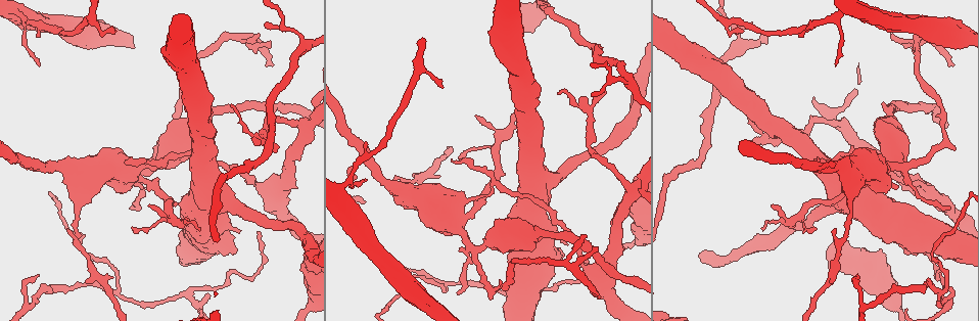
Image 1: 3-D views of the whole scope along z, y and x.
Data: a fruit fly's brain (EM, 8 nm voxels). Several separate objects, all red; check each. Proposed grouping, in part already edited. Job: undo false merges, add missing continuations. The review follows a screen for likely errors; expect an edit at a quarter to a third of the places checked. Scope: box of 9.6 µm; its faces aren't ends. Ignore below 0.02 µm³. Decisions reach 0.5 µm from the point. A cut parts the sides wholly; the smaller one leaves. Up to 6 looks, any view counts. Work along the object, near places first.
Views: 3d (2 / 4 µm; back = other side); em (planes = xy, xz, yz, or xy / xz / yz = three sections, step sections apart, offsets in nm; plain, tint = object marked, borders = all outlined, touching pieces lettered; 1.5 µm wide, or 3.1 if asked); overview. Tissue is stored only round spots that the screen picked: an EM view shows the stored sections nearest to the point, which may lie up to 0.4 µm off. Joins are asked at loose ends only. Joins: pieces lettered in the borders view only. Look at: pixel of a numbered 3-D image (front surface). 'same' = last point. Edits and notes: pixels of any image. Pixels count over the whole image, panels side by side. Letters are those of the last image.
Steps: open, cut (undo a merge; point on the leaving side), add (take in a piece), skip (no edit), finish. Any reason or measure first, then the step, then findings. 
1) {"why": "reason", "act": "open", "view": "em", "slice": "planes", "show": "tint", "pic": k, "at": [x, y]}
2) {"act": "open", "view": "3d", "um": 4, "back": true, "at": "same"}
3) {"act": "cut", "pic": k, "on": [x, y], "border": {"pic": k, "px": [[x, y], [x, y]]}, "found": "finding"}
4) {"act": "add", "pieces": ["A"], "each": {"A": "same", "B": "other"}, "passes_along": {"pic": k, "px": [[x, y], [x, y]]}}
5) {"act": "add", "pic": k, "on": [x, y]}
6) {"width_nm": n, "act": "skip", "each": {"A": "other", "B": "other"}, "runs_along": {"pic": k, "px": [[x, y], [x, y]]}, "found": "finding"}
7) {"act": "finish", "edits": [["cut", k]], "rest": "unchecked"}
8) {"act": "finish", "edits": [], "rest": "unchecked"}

{"why": "branch point", "act": "open", "view": "3d", "um": 2, "pic": 1, "at": [475, 250]}

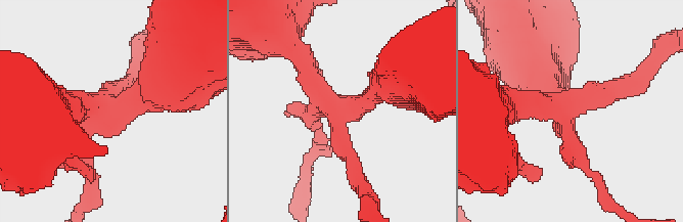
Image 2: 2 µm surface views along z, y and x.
{"act": "open", "view": "em", "slice": "planes", "show": "tint", "pic": 2, "at": [568, 105]}

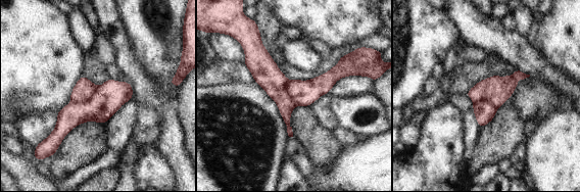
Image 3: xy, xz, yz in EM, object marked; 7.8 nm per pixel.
{"why": "see the neighbours", "act": "open", "view": "em", "slice": "planes", "show": "borders", "at": "same"}

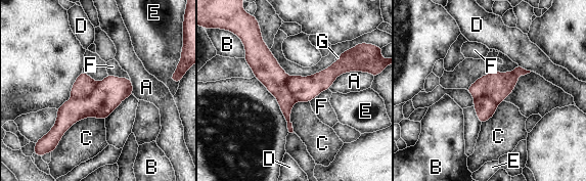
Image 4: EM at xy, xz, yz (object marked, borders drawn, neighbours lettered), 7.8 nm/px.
{"width_nm": 220, "act": "cut", "pic": 4, "on": [84, 85], "each": {"A": "other", "B": "other", "C": "other", "D": "other", "E": "other", "F": "other", "G": "other"}, "border": {"pic": 4, "px": [[97, 83], [87, 96], [72, 98]]}, "found": "two neurons meet here"}

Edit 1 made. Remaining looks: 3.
{"why": "redraw", "act": "open", "view": "overview"}

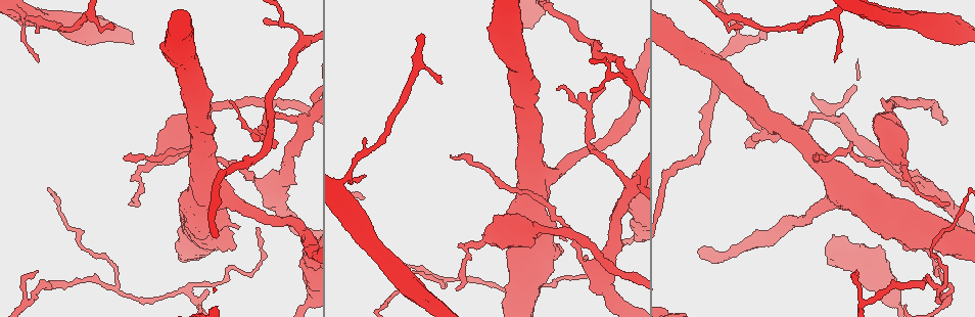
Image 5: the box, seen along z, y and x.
{"why": "long arm stops here", "act": "open", "view": "em", "slice": "planes", "show": "tint", "pic": 5, "at": [814, 157]}

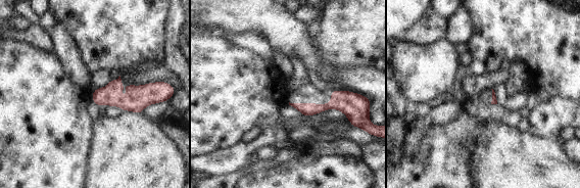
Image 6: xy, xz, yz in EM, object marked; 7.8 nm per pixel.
{"act": "open", "view": "em", "slice": "planes", "show": "borders", "at": "same"}

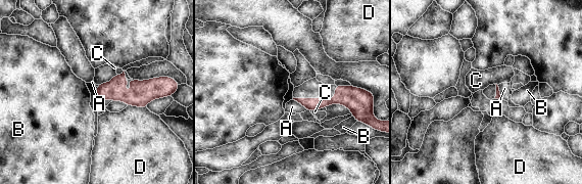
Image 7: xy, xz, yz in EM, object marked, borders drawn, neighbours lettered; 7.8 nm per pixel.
{"act": "skip", "each": {"A": "other", "B": "other", "C": "other", "D": "other"}, "found": "none of them fits"}

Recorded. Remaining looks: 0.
{"act": "finish", "edits": [["cut", 4]], "rest": "unchecked"}

